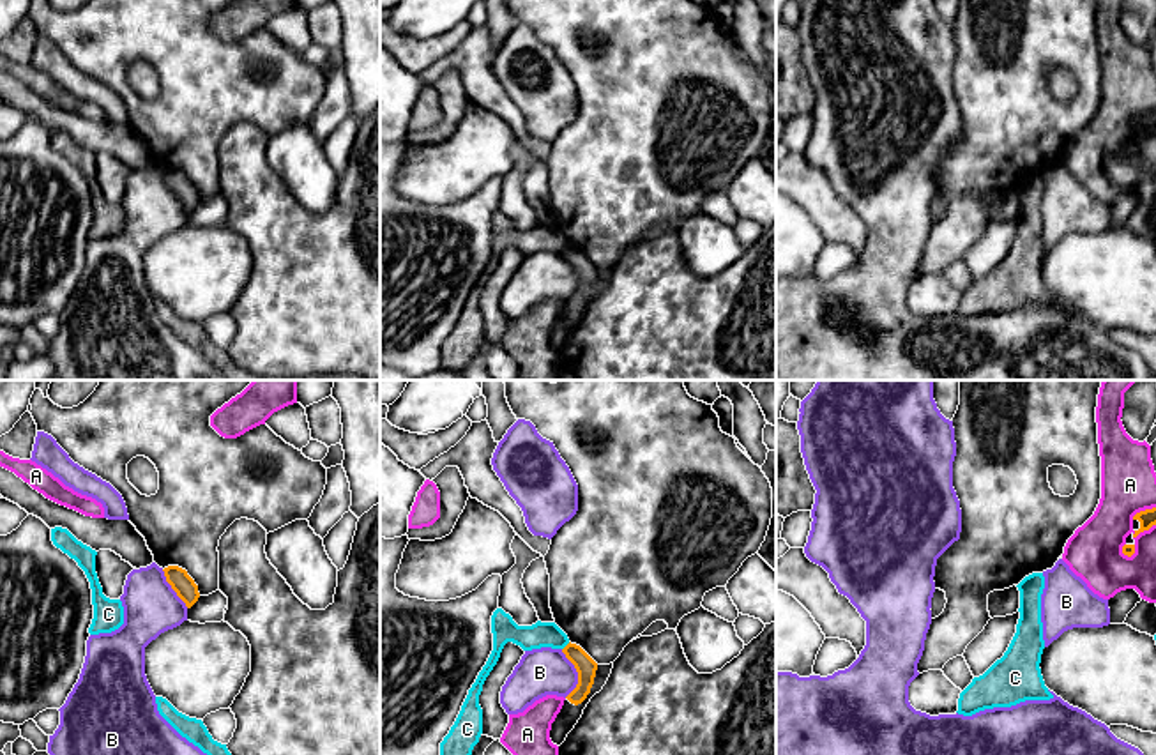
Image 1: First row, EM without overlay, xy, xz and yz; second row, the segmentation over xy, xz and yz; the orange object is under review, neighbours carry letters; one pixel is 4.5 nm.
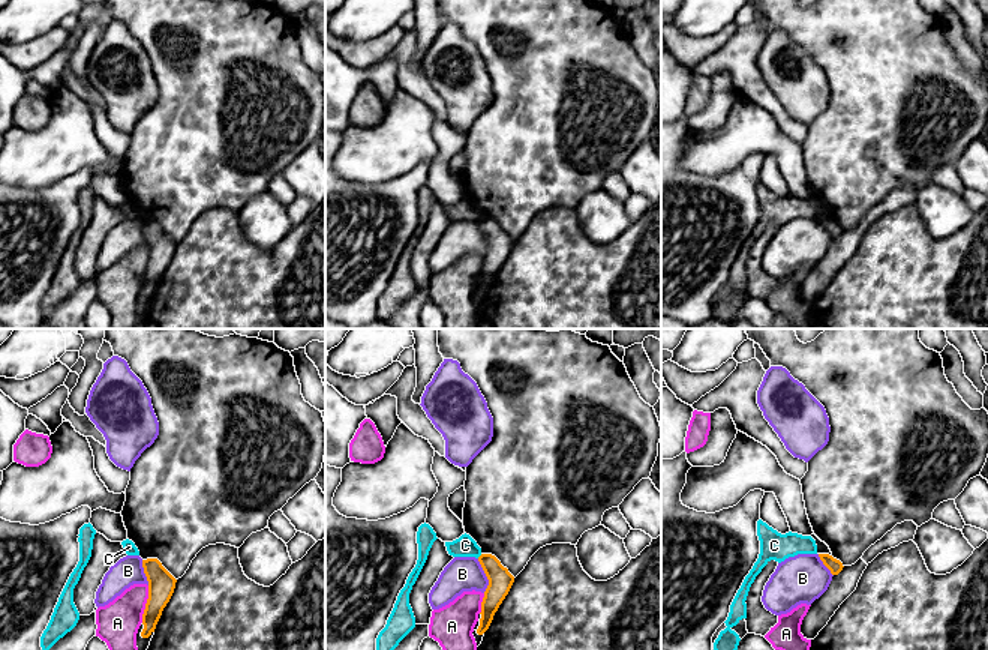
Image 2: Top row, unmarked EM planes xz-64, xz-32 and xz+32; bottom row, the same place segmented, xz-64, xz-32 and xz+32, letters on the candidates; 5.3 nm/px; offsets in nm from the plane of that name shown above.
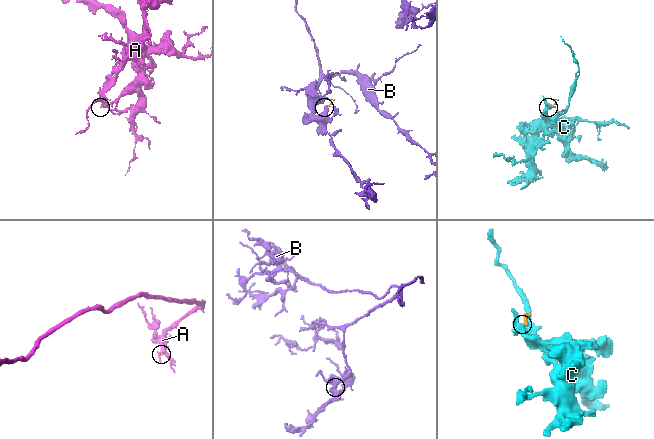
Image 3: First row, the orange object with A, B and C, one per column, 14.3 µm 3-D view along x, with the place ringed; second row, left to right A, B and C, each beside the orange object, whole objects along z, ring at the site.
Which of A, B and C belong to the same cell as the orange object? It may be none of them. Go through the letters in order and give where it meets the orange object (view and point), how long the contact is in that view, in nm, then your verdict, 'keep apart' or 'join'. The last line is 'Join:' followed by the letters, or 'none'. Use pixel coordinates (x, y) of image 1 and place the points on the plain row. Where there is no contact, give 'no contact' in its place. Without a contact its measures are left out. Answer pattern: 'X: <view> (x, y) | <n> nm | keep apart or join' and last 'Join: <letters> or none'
A: yz (1144, 133) | 120 nm | keep apart
B: xz (578, 278) | 220 nm | keep apart
C: xz (566, 250) | 50 nm | keep apart
Join: none

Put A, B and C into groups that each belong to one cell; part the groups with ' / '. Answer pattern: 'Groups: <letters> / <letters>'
Groups: A / B / C

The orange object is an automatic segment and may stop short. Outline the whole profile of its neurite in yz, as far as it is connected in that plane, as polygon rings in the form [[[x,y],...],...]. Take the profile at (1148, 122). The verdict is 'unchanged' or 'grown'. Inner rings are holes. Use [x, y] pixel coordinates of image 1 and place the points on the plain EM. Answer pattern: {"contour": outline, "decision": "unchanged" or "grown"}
{"contour": [[[1156,111],[1140,115],[1133,120],[1133,136],[1126,141],[1122,157],[1131,161],[1135,157],[1135,141],[1156,129]]], "decision": "grown"}

